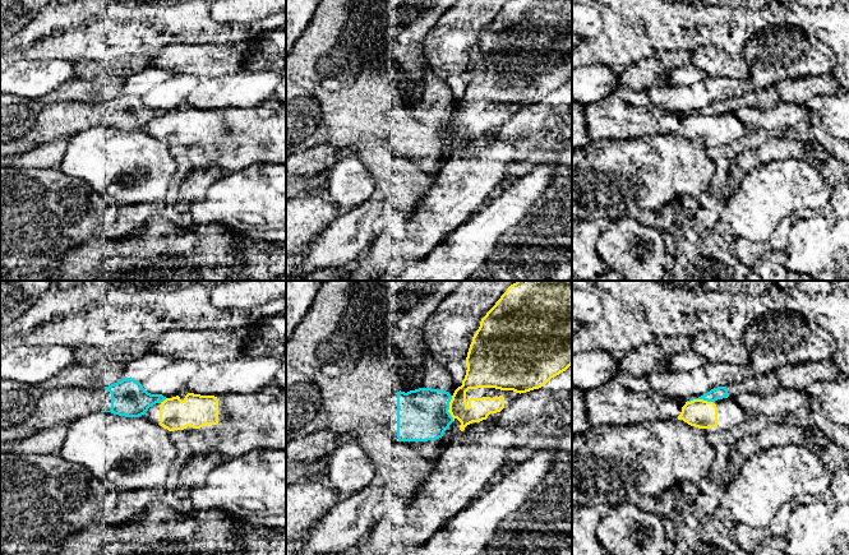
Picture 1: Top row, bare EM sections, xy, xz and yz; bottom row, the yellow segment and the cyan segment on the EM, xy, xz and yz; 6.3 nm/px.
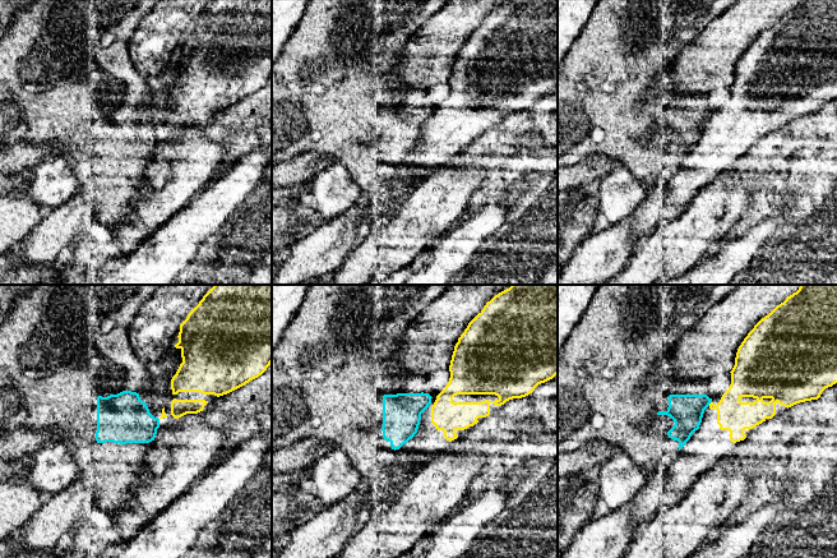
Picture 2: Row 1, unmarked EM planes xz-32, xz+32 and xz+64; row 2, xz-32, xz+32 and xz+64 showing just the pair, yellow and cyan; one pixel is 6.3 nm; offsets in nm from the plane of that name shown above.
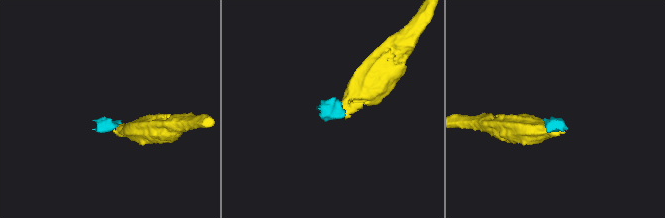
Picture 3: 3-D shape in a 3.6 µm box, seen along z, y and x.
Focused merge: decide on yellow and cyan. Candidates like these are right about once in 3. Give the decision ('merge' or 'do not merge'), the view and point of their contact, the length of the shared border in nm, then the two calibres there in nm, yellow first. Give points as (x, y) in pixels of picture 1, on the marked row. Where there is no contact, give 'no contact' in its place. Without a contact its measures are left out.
do not merge; meets yellow in yz at (700, 399); contact 170 nm long; 180 nm thick on the yellow side, 80 nm on the other

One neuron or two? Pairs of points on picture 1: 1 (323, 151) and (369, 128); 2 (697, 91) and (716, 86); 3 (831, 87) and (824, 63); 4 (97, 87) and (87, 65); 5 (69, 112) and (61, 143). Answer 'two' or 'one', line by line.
1: two
2: one
3: two
4: two
5: two

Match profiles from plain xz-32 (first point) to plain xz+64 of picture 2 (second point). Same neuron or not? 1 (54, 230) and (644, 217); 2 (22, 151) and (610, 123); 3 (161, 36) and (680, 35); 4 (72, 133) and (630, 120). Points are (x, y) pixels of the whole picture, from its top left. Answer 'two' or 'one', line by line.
1: two
2: two
3: two
4: one

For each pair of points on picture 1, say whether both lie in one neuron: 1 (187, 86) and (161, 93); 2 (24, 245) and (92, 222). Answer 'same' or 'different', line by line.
1: same
2: same

